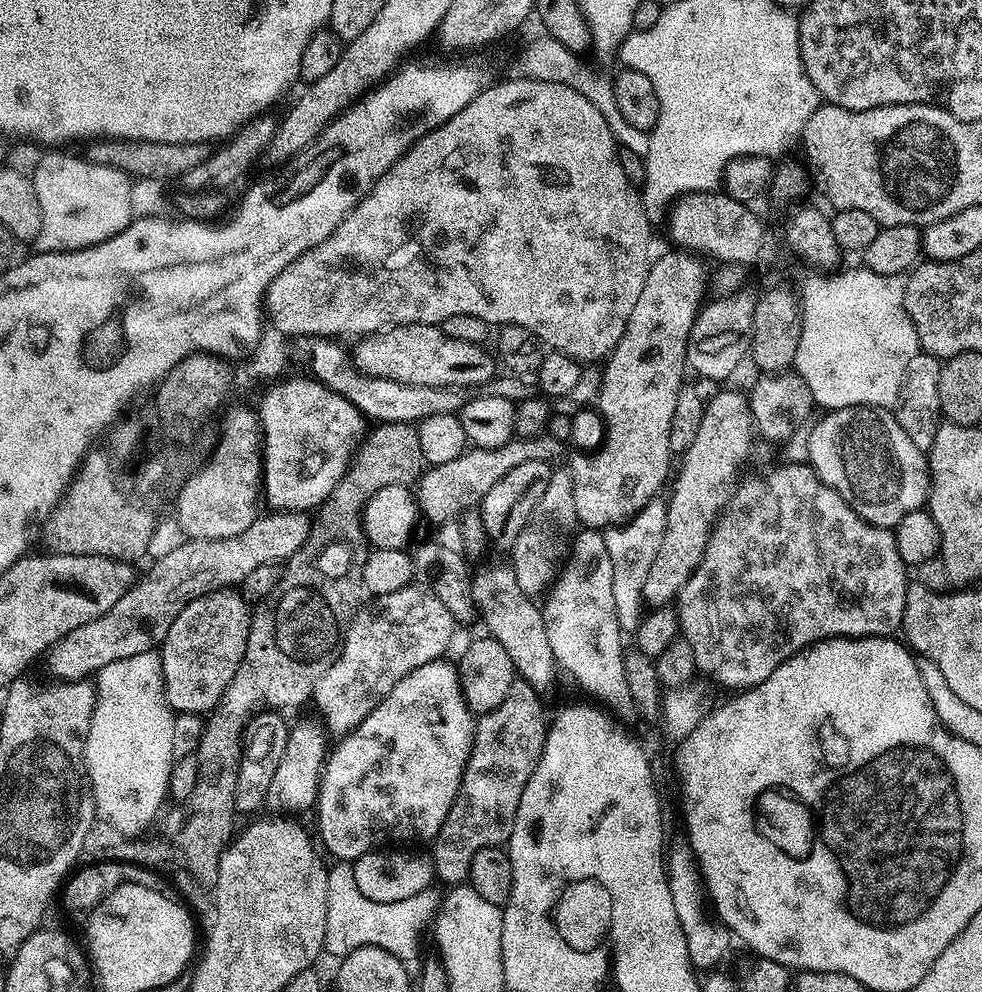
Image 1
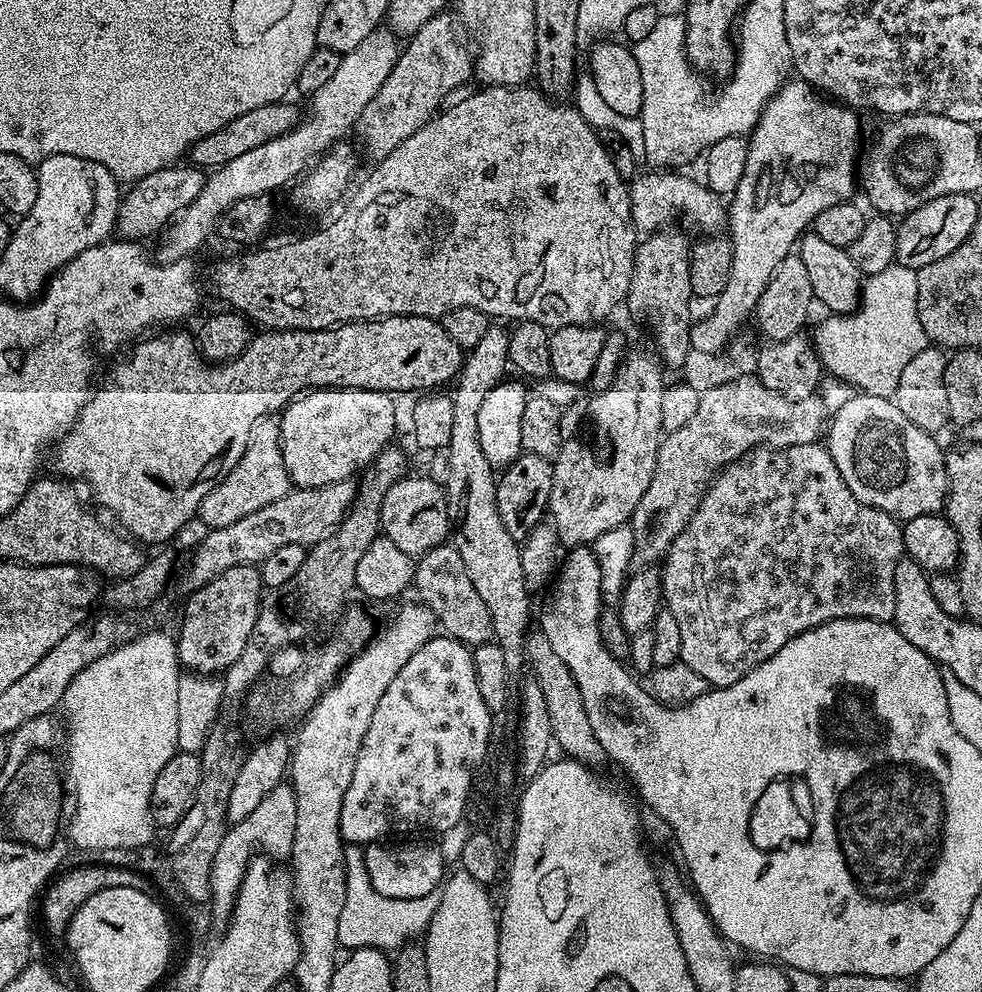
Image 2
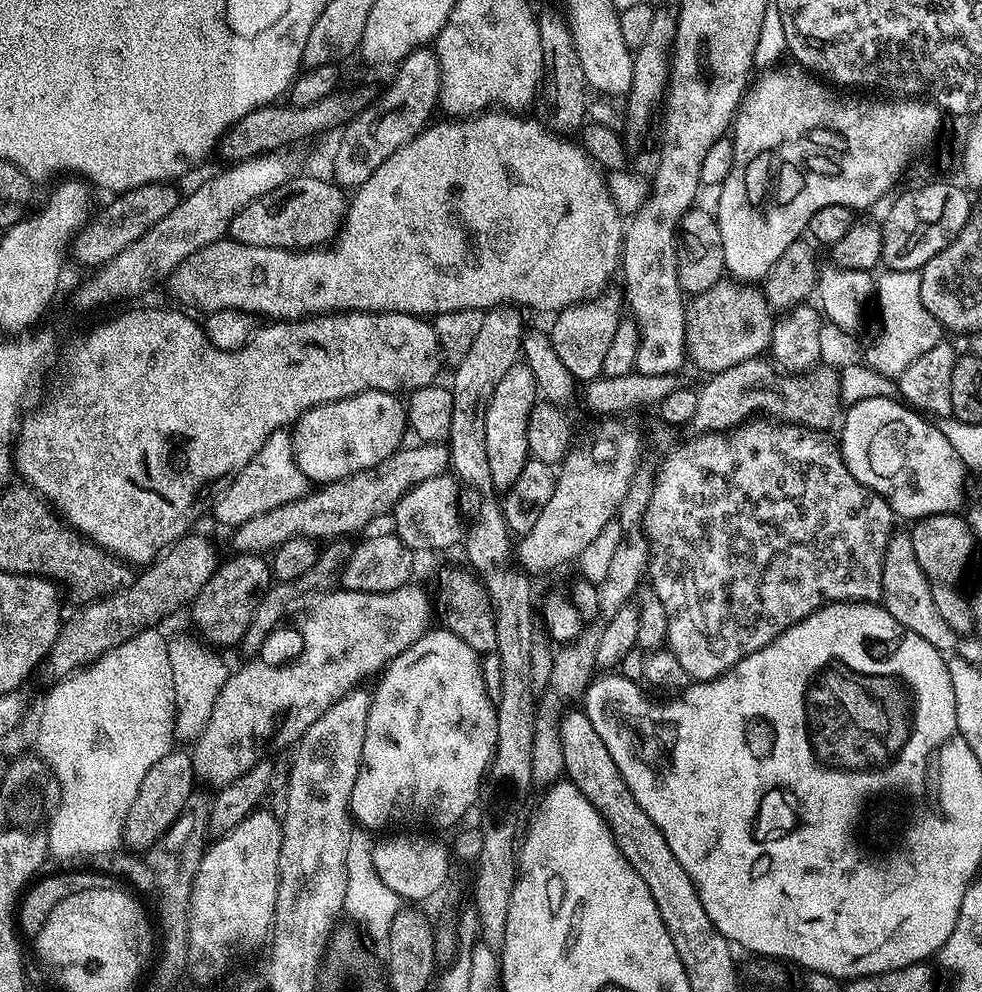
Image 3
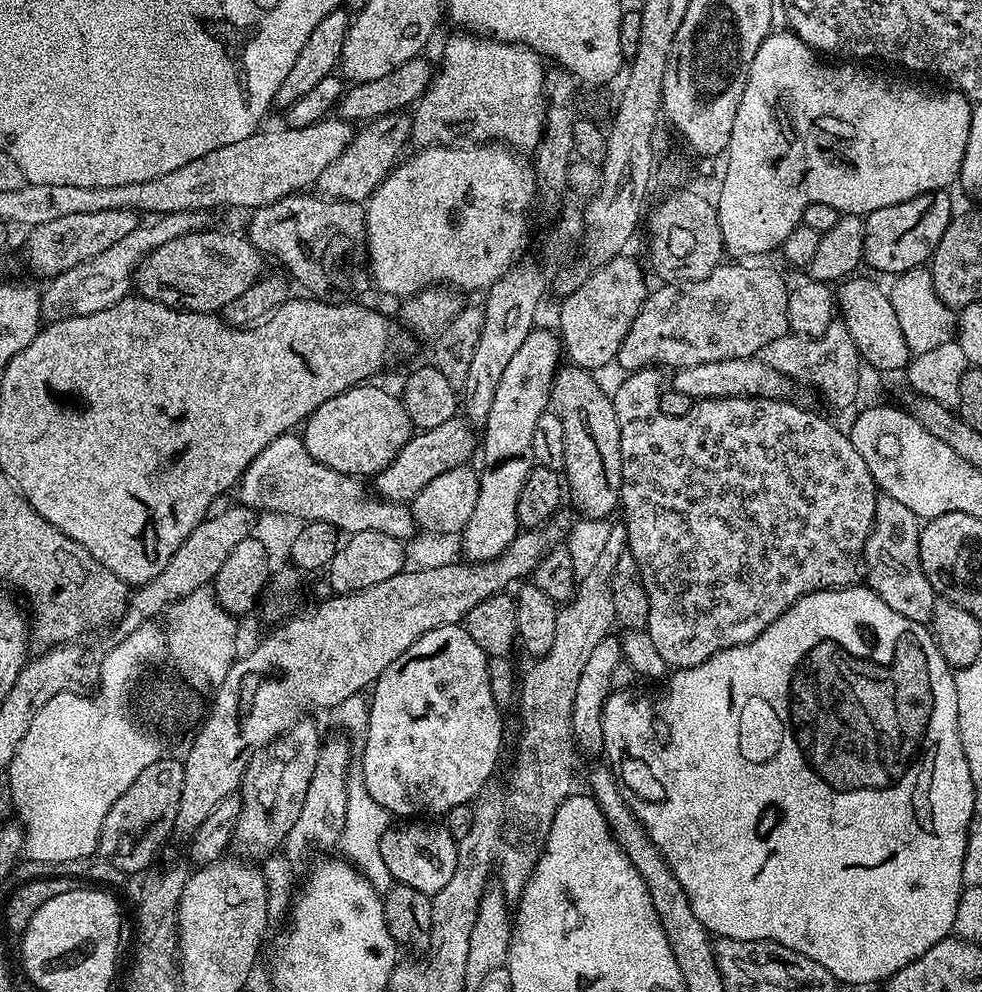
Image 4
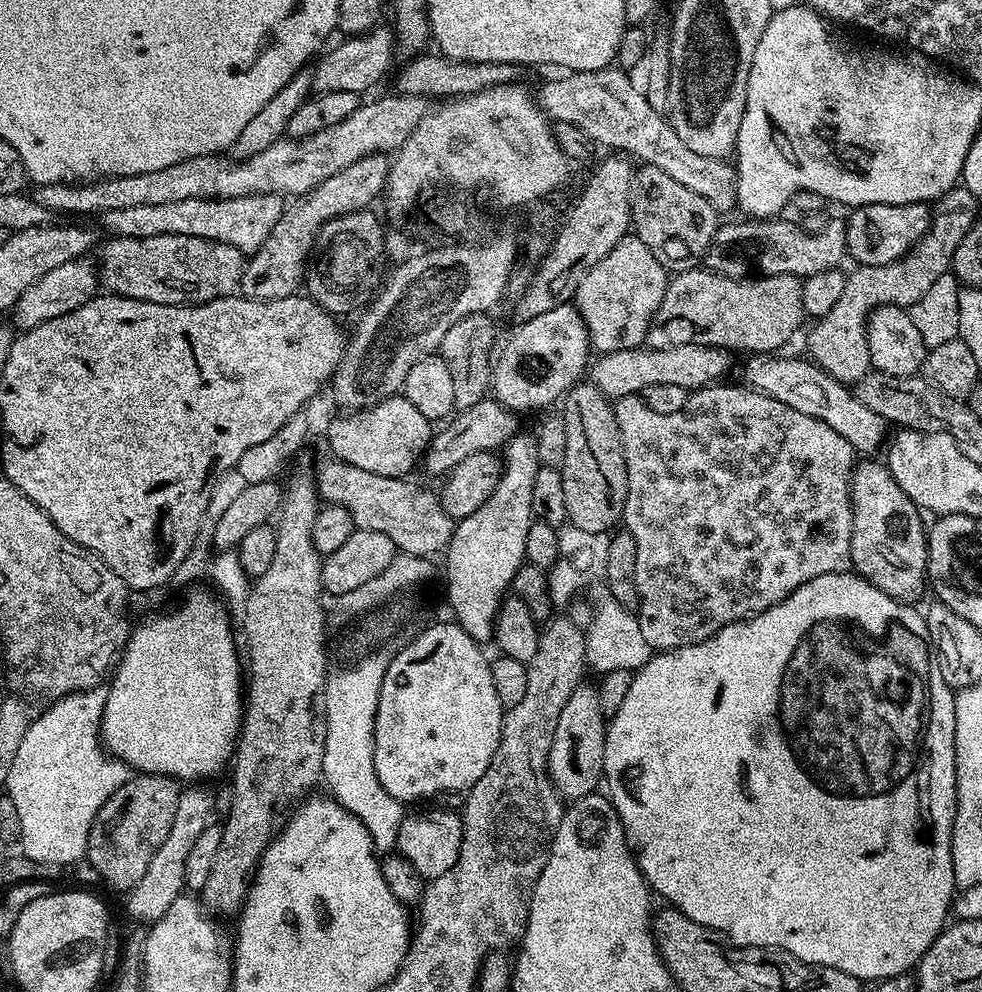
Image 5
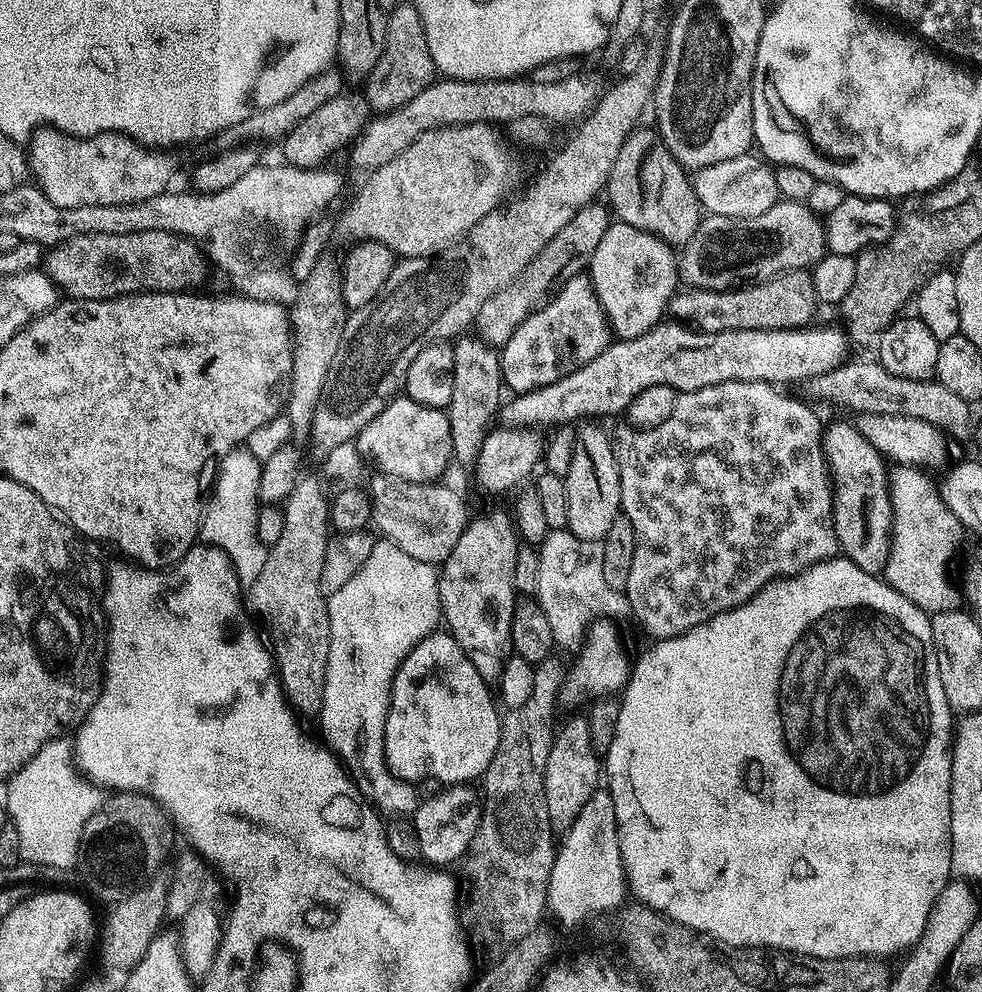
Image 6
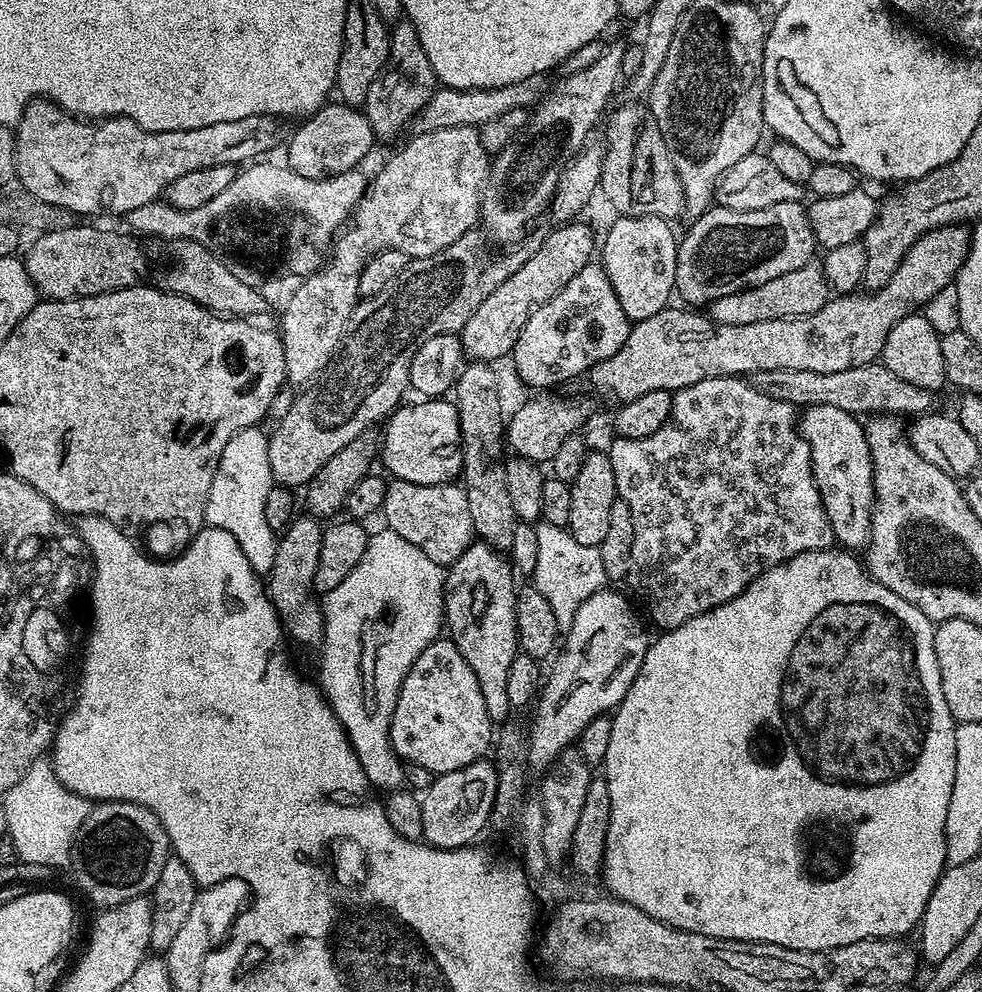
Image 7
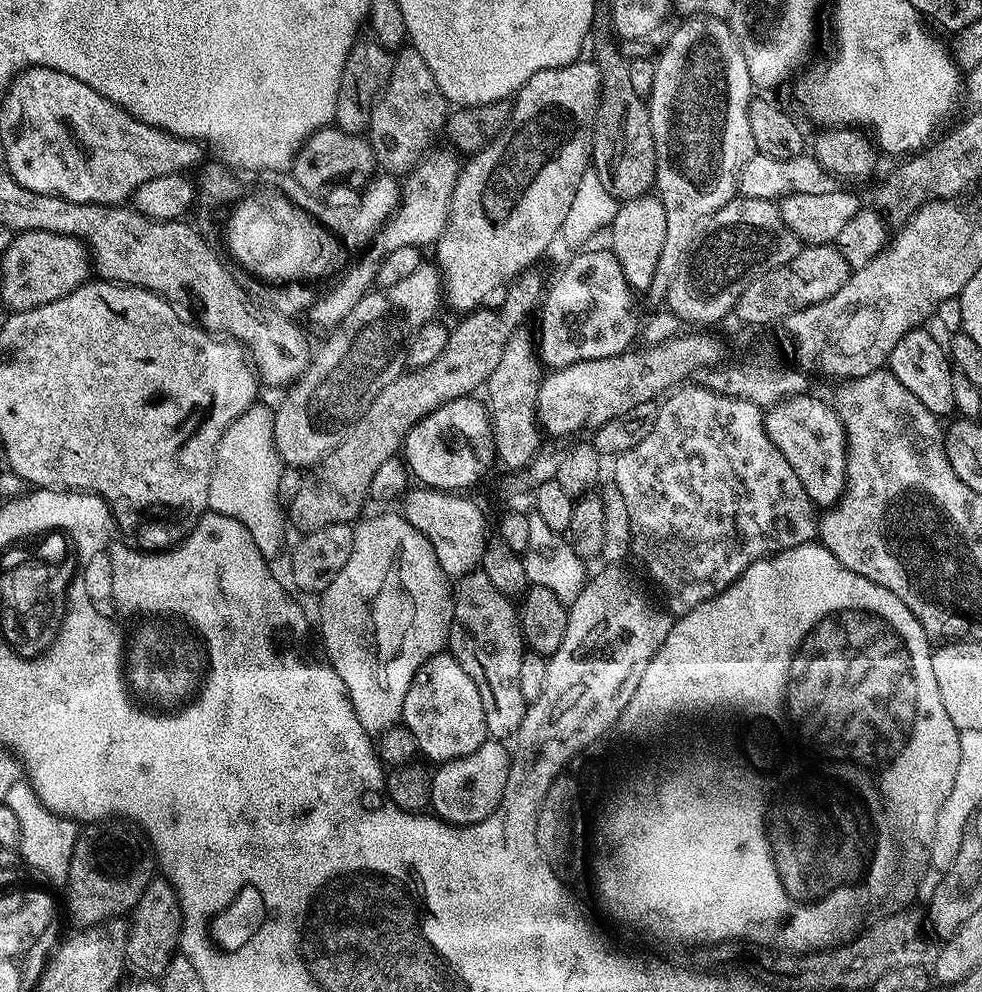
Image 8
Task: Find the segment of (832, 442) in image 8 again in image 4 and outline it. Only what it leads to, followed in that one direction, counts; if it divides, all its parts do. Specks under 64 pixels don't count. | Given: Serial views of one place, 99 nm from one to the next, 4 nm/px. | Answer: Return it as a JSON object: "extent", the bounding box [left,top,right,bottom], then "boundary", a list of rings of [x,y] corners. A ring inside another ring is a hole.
{"extent":[862,495,938,625],"boundary":[[[881,495],[876,501],[876,523],[864,547],[862,568],[866,573],[867,587],[873,588],[890,610],[898,610],[898,614],[910,618],[910,622],[927,625],[938,597],[920,565],[918,542],[921,527],[921,517],[916,516],[914,510],[902,506],[898,498]]]}

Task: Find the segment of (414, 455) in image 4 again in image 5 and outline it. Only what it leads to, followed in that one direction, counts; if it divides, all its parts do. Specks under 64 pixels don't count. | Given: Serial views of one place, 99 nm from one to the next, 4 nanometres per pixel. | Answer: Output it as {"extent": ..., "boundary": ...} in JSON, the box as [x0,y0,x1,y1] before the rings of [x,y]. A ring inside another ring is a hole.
{"extent":[422,398,521,477],"boundary":[[[494,398],[479,400],[474,406],[457,411],[443,425],[444,428],[433,435],[424,452],[422,468],[425,468],[432,476],[447,477],[448,473],[462,462],[462,458],[470,458],[470,454],[482,454],[483,452],[496,452],[503,449],[504,445],[521,431],[521,417],[511,408],[504,407]]]}

